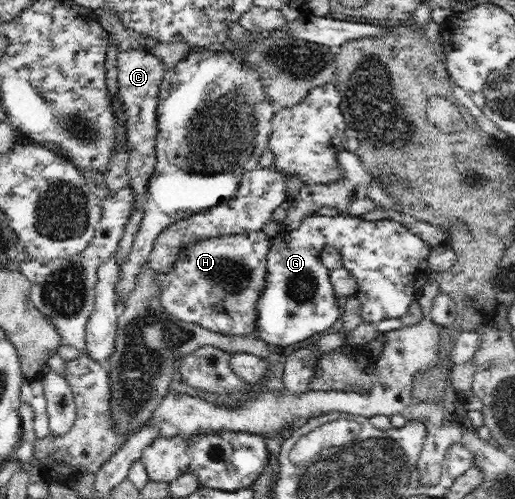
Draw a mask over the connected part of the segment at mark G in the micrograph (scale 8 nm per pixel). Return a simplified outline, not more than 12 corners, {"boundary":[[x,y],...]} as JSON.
{"boundary":[[309,215],[267,251],[257,334],[285,347],[340,317],[321,251],[363,323],[407,314],[431,246],[391,218]]}

